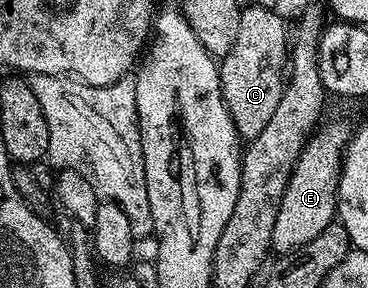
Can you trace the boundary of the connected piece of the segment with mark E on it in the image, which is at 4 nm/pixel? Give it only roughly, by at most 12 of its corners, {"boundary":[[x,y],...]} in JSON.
{"boundary":[[350,130],[304,145],[274,220],[272,250],[310,244],[337,217]]}

